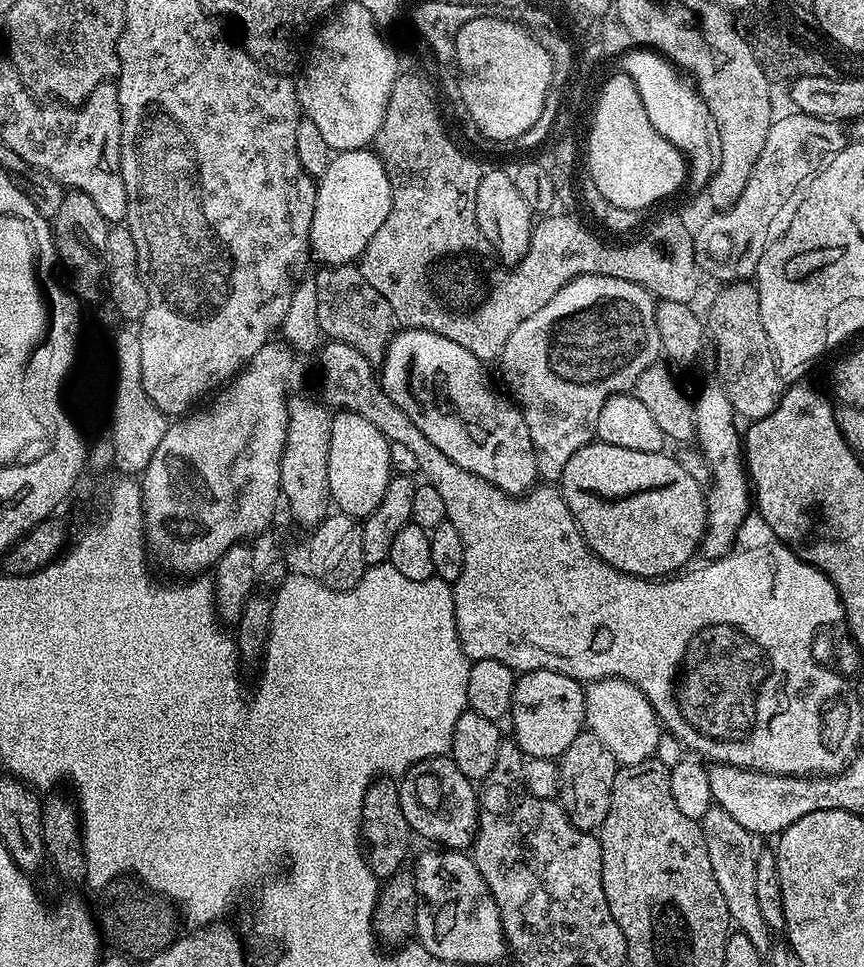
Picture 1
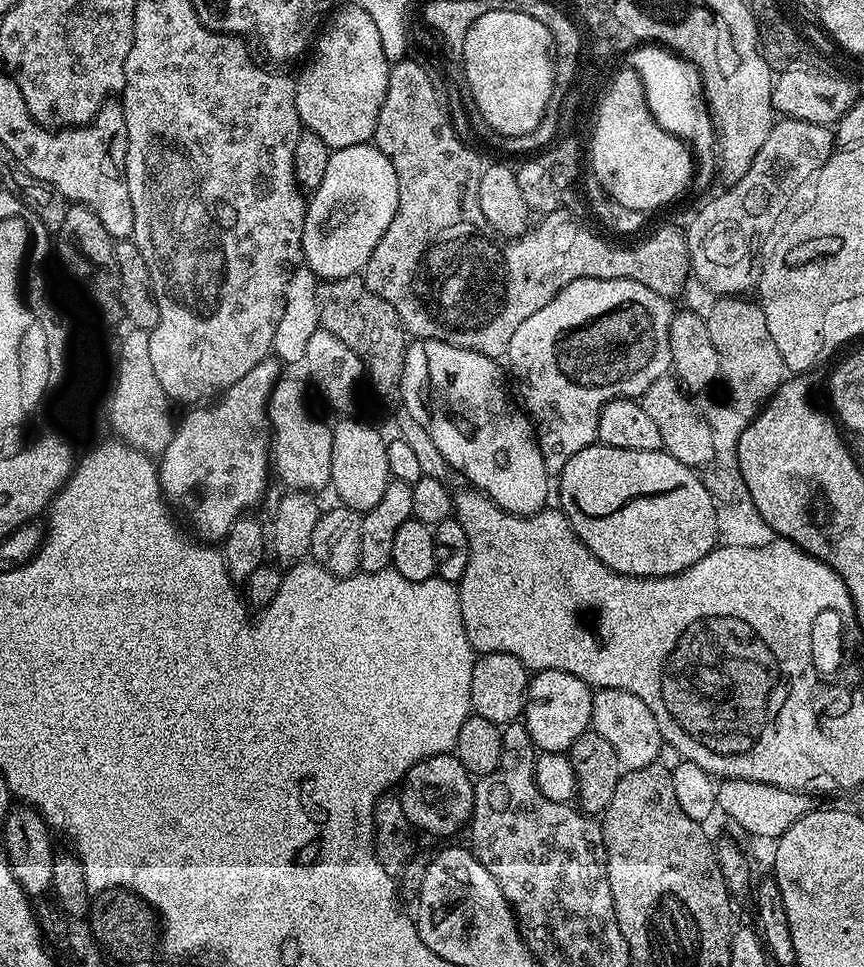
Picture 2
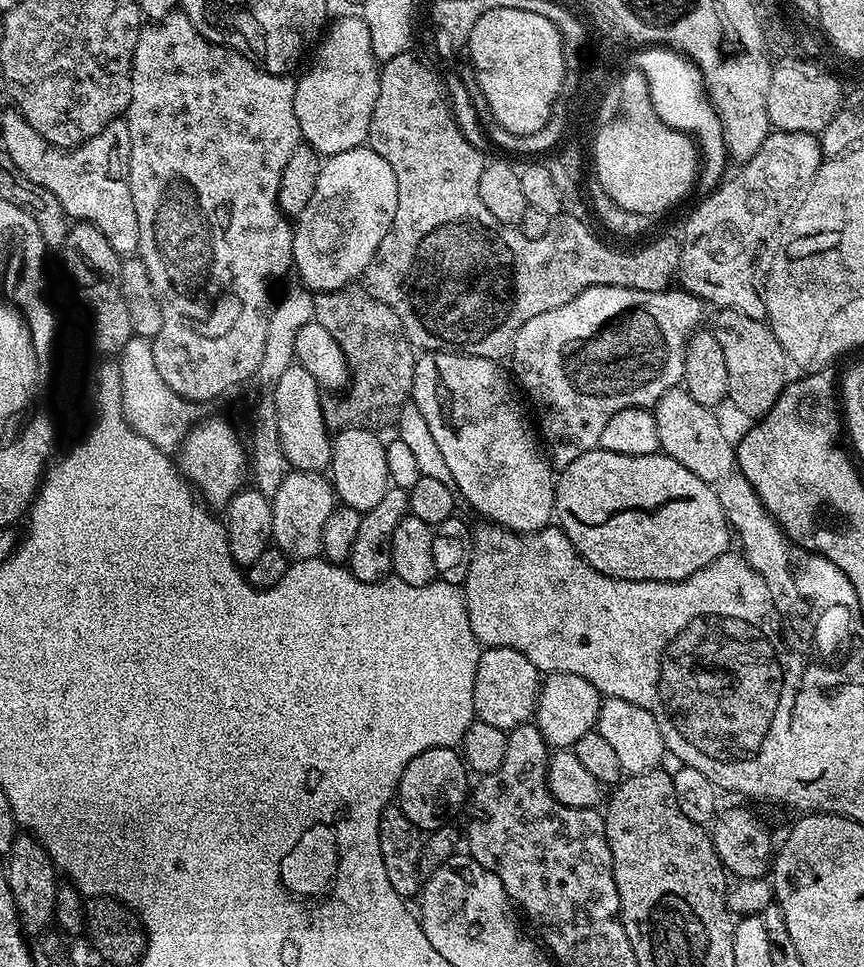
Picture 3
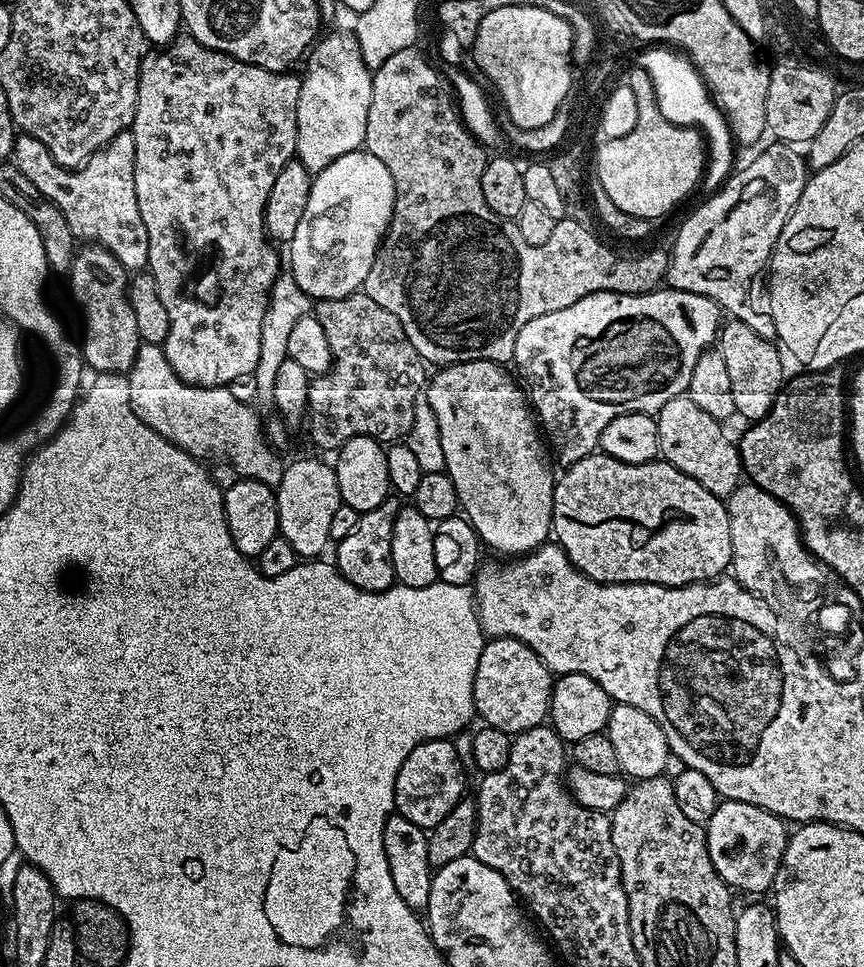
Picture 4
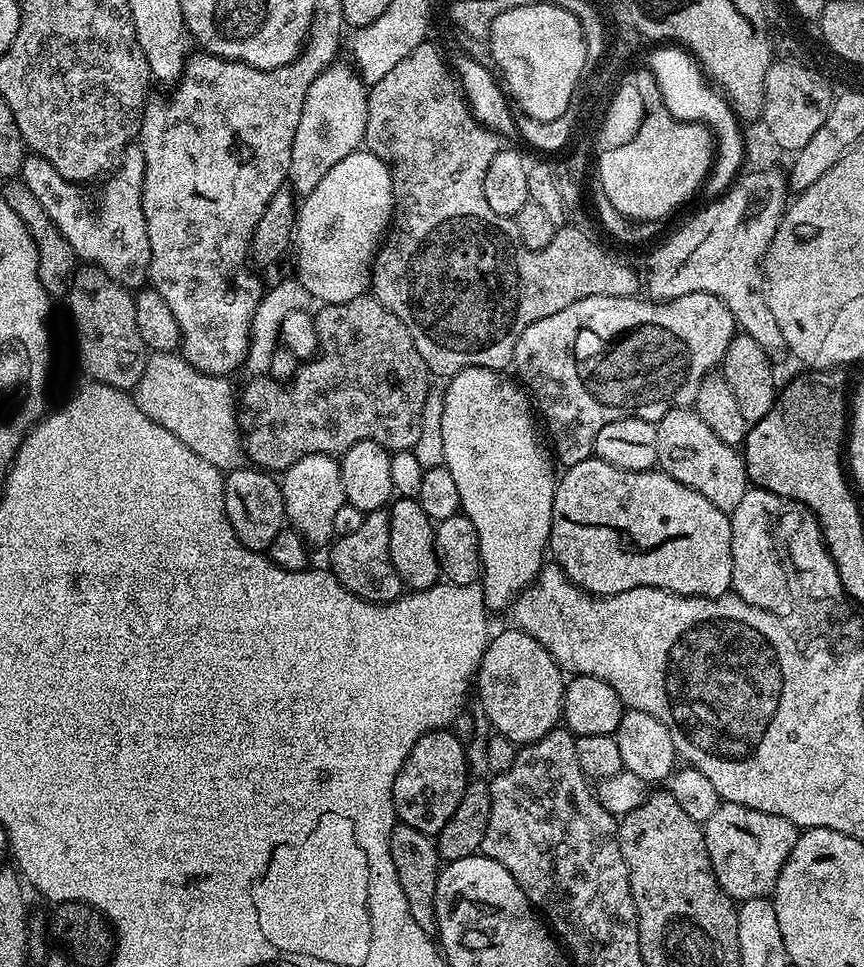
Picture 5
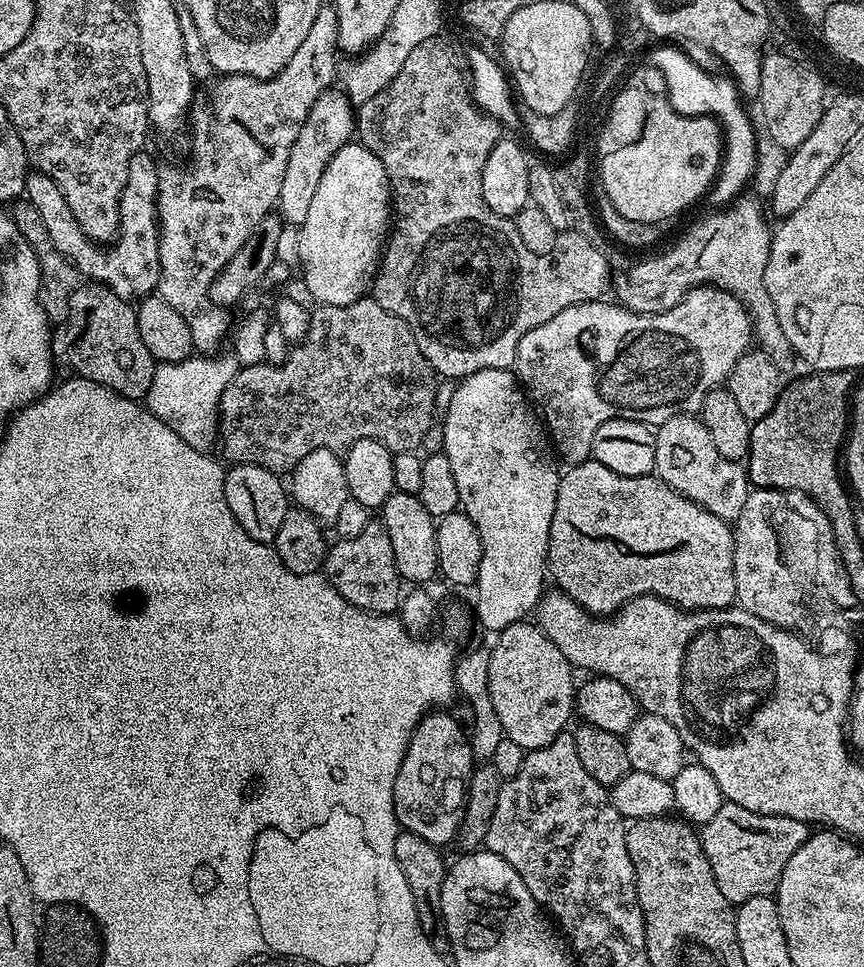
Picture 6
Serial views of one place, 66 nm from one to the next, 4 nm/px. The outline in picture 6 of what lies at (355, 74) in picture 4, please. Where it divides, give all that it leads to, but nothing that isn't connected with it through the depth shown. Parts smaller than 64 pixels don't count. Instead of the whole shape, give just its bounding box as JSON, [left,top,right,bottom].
[278,90,356,226]

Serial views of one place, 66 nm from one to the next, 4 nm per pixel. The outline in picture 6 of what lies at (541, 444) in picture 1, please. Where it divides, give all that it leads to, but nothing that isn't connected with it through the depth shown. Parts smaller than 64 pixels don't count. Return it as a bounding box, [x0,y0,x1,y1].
[514,286,754,466]

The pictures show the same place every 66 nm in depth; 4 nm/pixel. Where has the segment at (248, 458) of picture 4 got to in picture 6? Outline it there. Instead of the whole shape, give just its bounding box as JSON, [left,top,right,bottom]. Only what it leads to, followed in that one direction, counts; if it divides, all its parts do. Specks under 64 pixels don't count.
[144,351,240,452]

